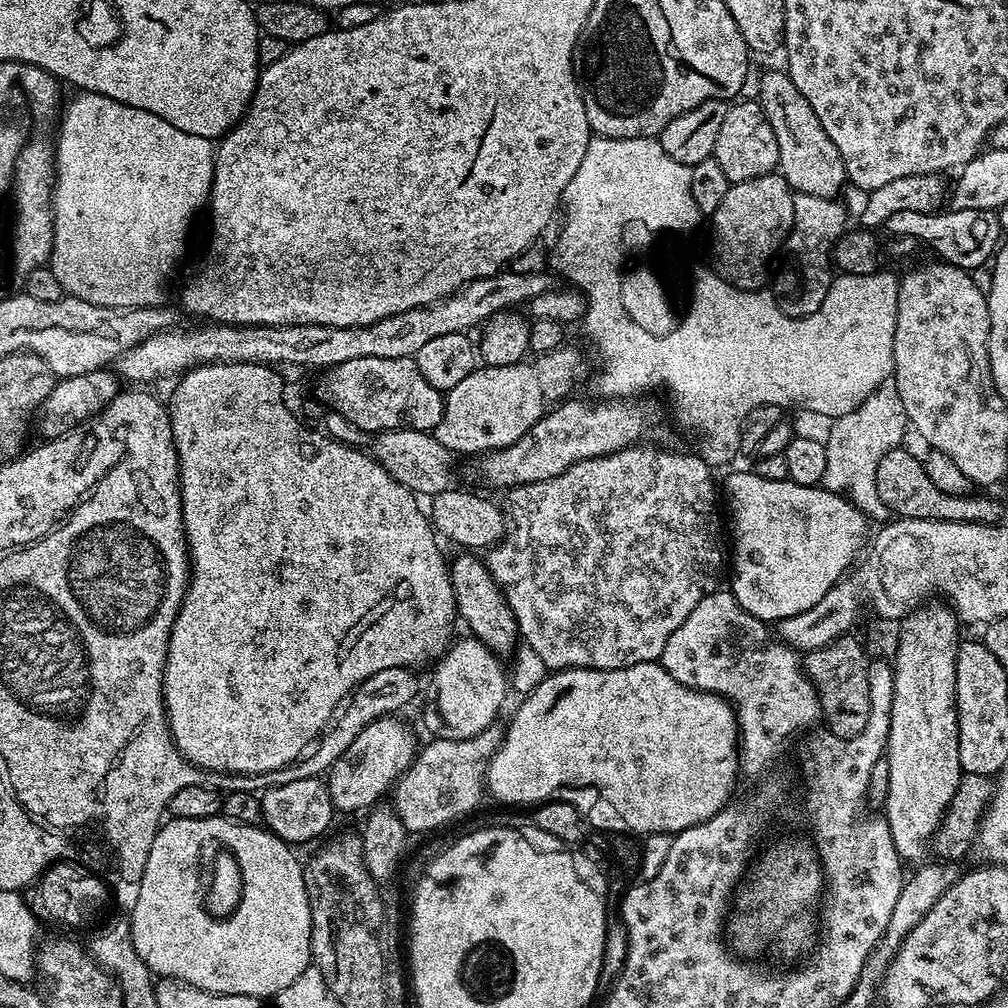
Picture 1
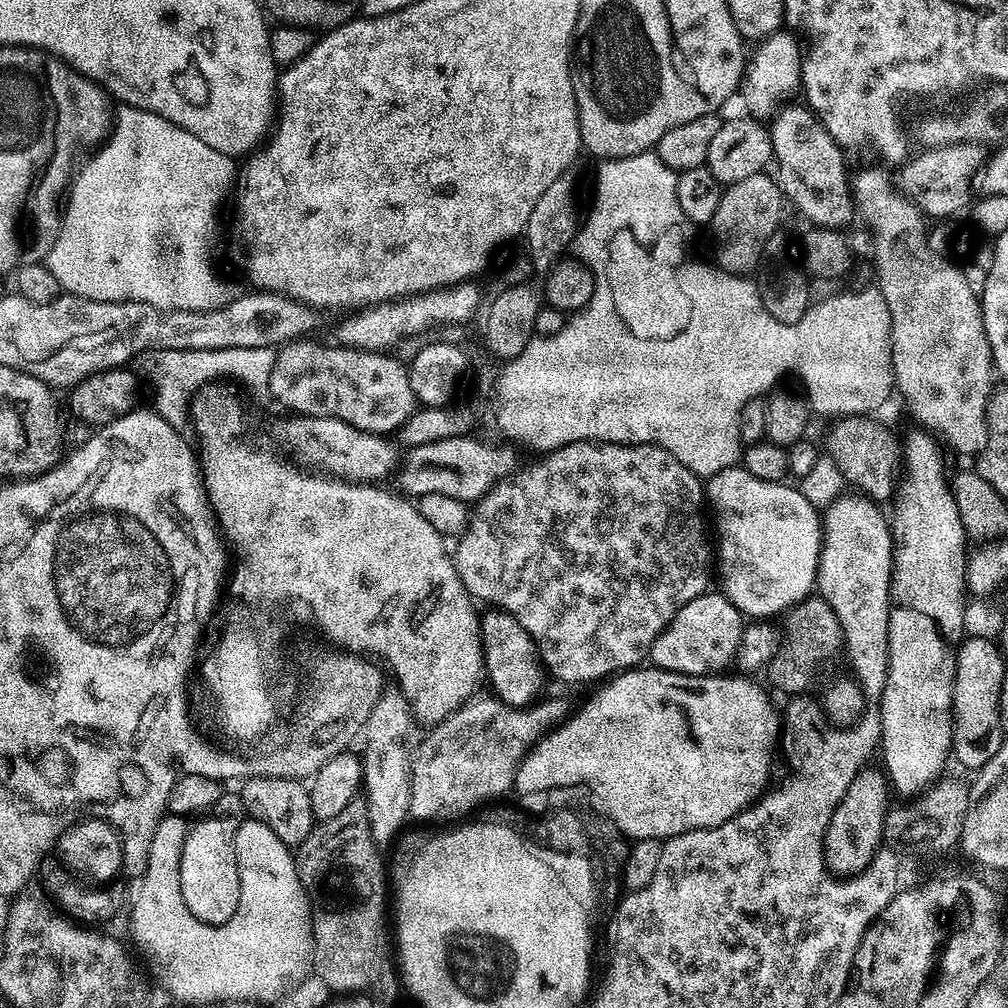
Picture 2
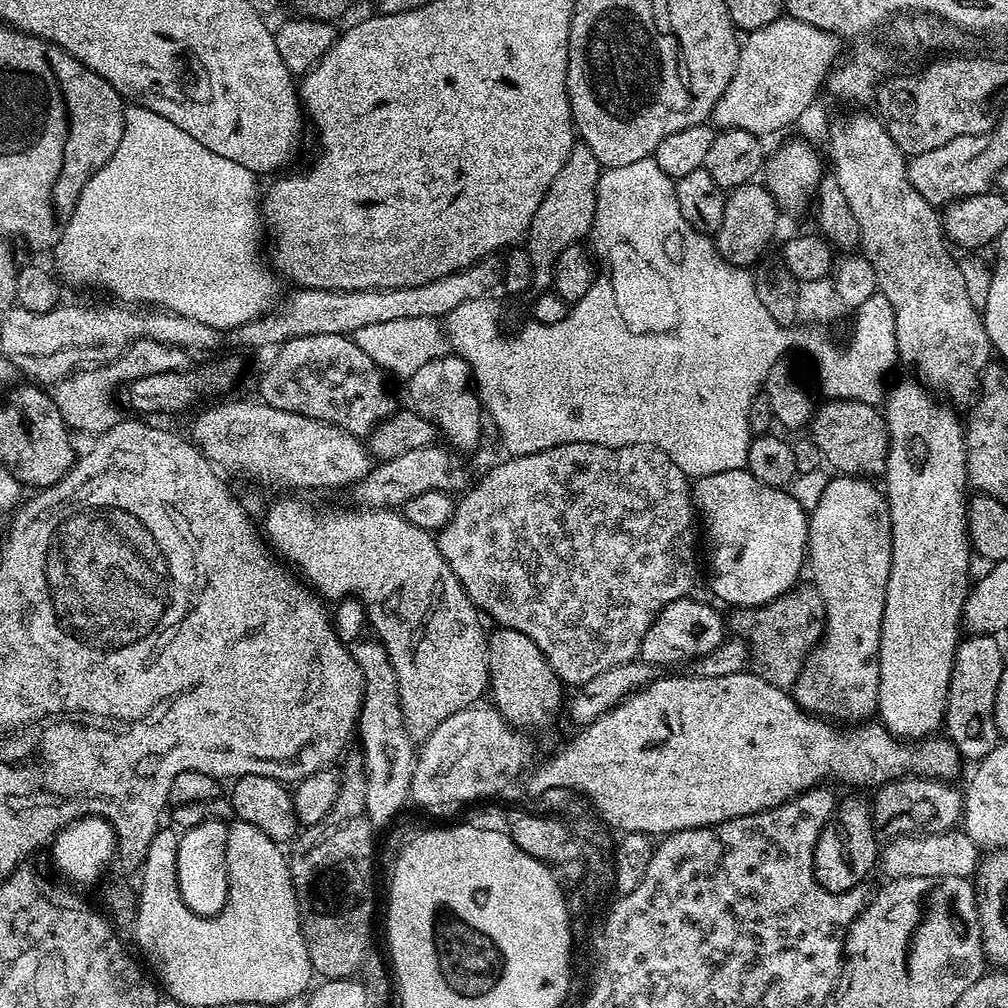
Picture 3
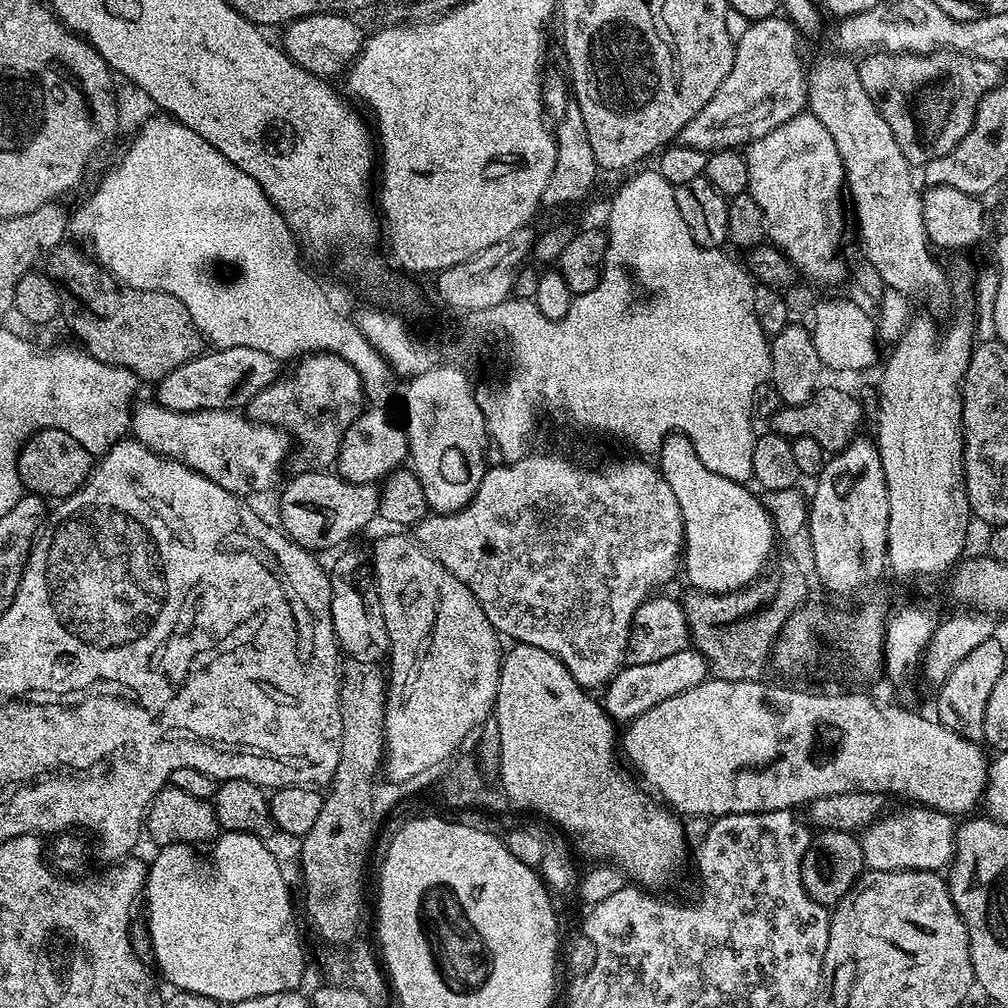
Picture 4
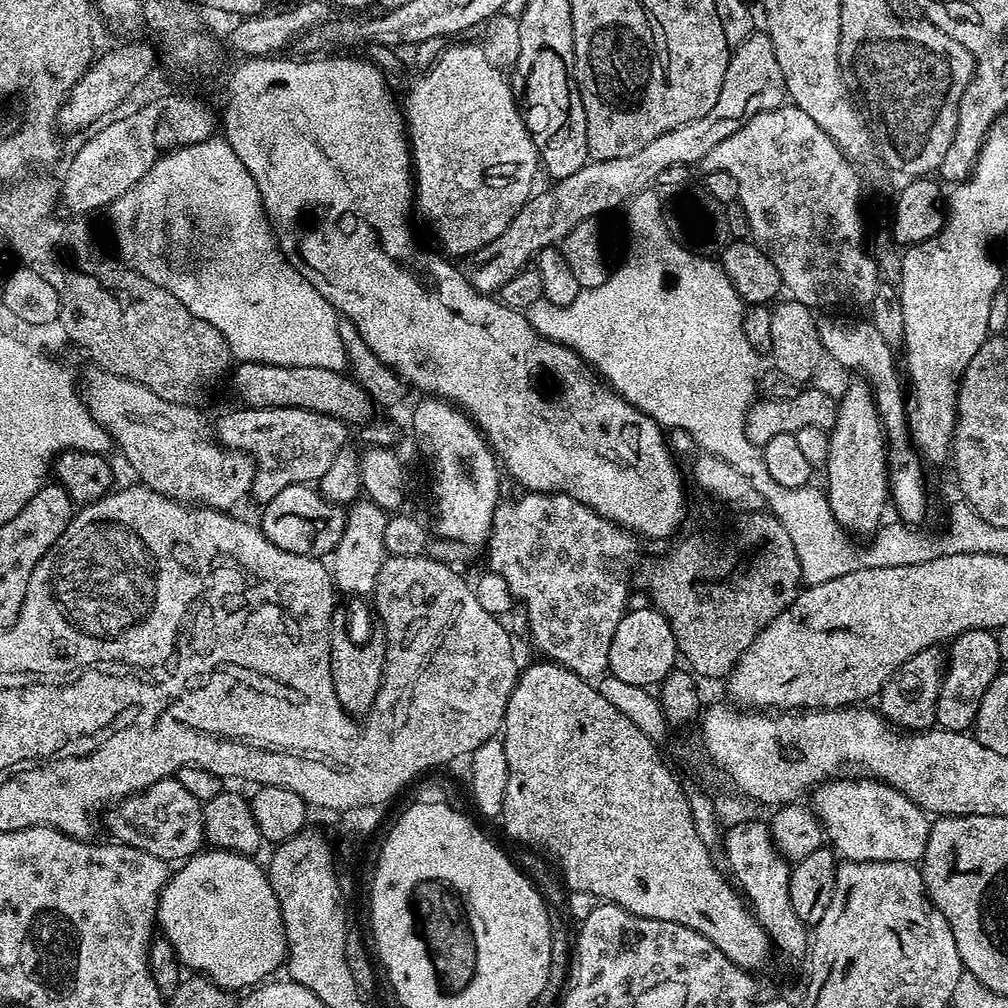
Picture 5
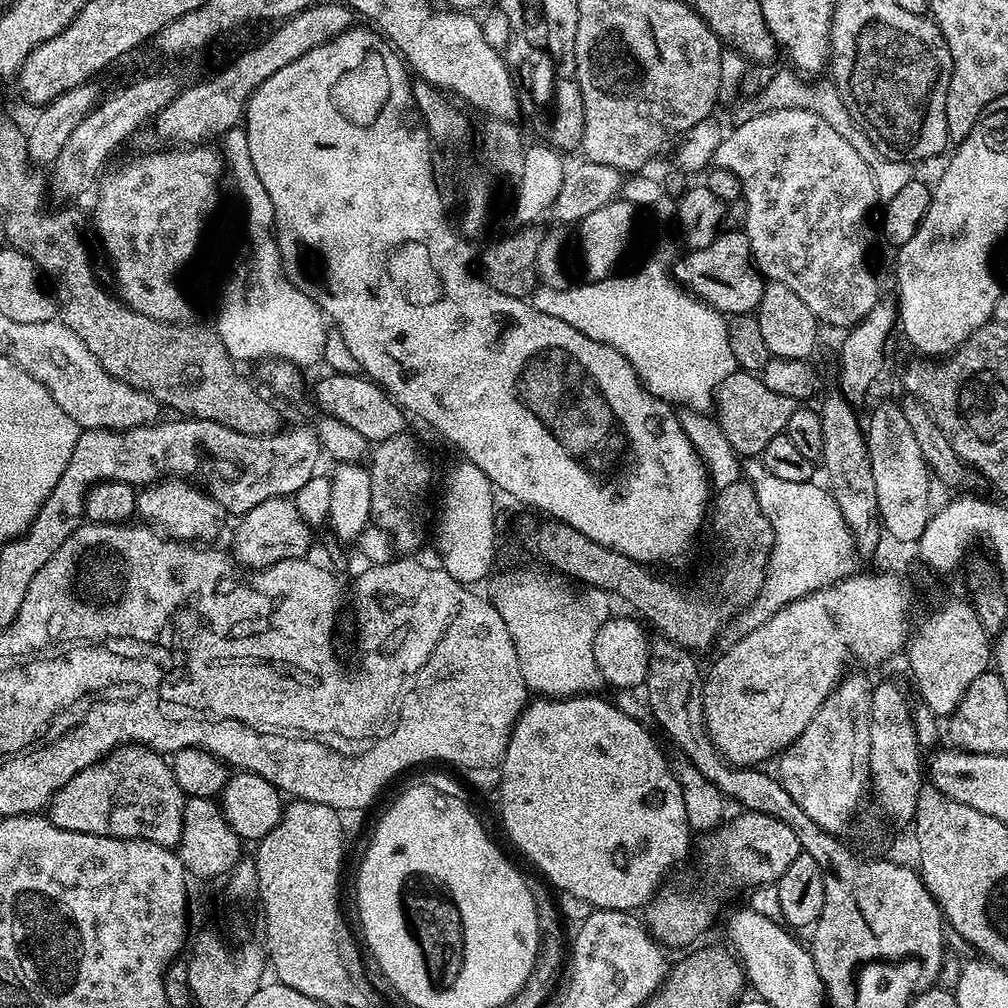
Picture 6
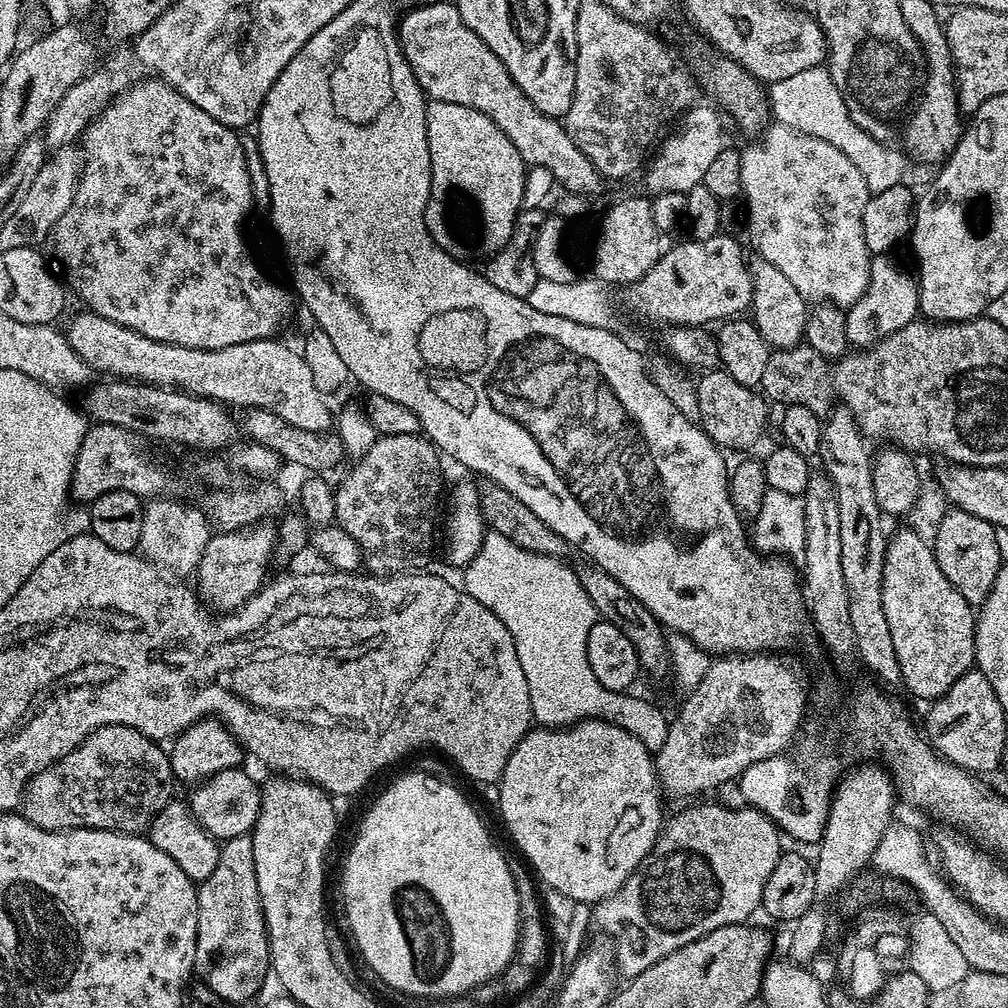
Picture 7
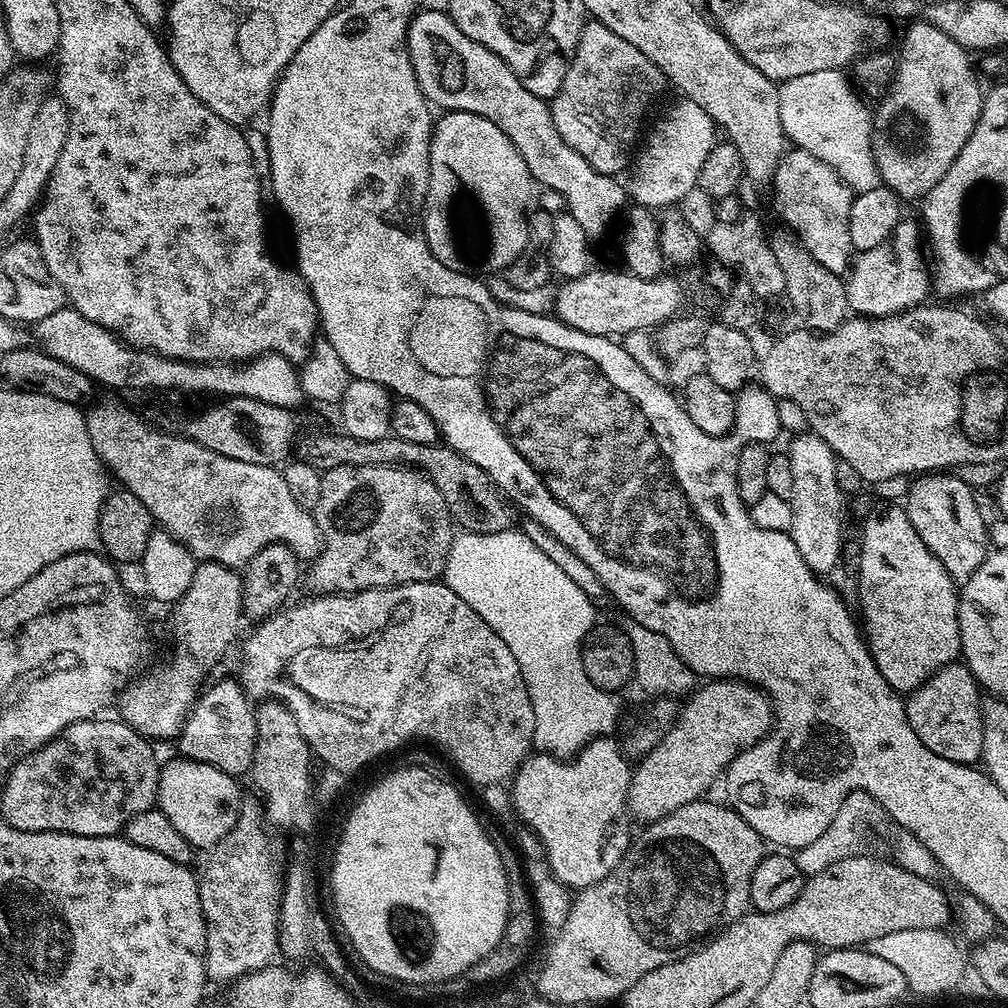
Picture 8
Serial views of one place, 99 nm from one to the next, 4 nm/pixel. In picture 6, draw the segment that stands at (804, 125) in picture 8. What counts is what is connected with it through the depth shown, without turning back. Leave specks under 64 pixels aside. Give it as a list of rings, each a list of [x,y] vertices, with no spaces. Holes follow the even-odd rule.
[[[787,71],[788,72],[776,73],[767,82],[761,92],[752,100],[746,101],[745,98],[739,99],[729,111],[729,113],[731,113],[731,122],[729,123],[733,127],[736,127],[749,122],[751,117],[757,116],[760,113],[784,109],[808,109],[812,113],[816,113],[819,117],[822,117],[838,134],[842,135],[842,138],[846,139],[846,142],[850,142],[850,146],[853,147],[853,149],[861,155],[862,160],[870,166],[872,172],[875,174],[876,194],[879,201],[886,202],[890,198],[894,198],[895,194],[898,194],[898,191],[908,185],[912,179],[915,179],[916,170],[913,165],[894,162],[878,154],[877,148],[862,134],[862,130],[857,127],[849,117],[844,103],[841,101],[840,96],[831,83],[825,82],[825,84],[816,84],[820,82],[811,82],[800,77],[793,71]]]

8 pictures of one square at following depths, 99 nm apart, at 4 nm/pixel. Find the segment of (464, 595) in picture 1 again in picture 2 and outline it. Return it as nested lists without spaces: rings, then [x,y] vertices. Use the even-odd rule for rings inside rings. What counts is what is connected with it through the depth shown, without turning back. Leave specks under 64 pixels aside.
[[[497,607],[488,610],[486,614],[484,612],[479,619],[484,652],[483,671],[486,673],[486,680],[492,683],[492,688],[496,691],[493,693],[499,700],[512,704],[515,708],[531,705],[541,695],[545,673],[542,671],[540,654],[530,634],[522,630],[518,618]]]

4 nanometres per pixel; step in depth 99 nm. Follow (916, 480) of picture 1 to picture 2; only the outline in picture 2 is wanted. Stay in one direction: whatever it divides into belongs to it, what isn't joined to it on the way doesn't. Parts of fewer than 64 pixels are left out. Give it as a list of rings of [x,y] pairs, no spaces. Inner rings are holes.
[[[846,416],[835,421],[828,436],[827,453],[838,462],[845,481],[856,487],[857,493],[877,502],[891,501],[898,492],[896,475],[902,472],[902,440],[895,436],[876,418],[867,416]]]

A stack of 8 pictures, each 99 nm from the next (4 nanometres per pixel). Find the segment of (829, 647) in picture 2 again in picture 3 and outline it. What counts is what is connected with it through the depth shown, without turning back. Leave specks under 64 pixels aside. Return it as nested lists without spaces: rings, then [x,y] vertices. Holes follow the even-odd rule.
[[[797,583],[795,588],[769,604],[757,608],[736,608],[733,613],[732,617],[727,617],[726,624],[733,637],[748,645],[751,671],[774,686],[791,689],[802,670],[804,659],[820,643],[826,631],[822,594],[818,594],[815,584]]]

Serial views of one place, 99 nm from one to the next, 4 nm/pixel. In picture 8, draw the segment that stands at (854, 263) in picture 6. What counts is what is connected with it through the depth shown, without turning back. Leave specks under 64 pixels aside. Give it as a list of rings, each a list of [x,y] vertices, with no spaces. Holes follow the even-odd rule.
[[[788,150],[780,160],[776,172],[770,183],[772,190],[772,204],[776,207],[778,215],[784,219],[784,224],[792,228],[792,232],[797,236],[799,247],[803,248],[820,263],[826,270],[837,274],[844,274],[849,271],[850,261],[854,256],[854,249],[850,242],[850,206],[854,199],[854,191],[851,186],[844,181],[838,173],[834,171],[826,162],[820,161],[808,152],[801,150]]]

